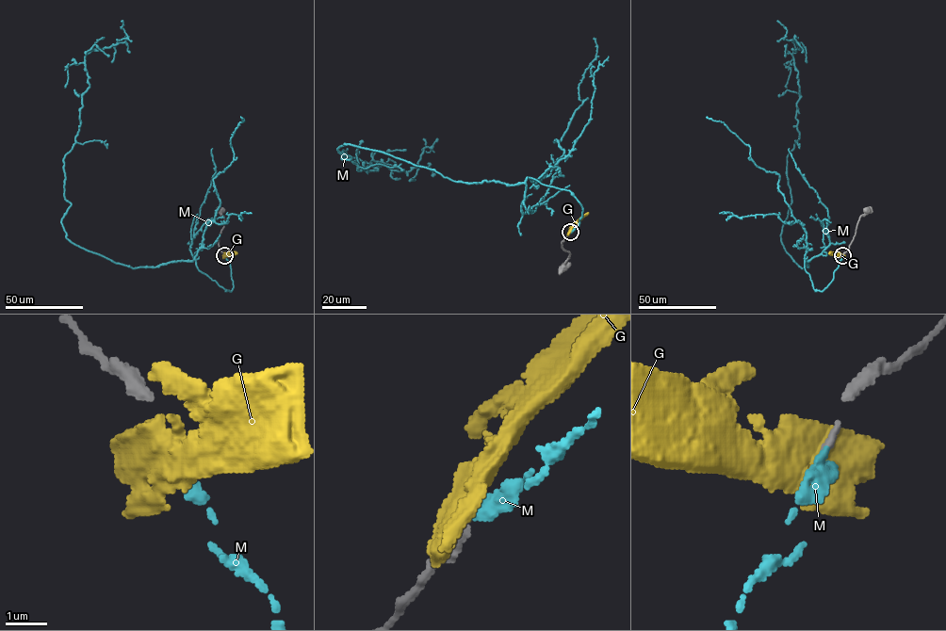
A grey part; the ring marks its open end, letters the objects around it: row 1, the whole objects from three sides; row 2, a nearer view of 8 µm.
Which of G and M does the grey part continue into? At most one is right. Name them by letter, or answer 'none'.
M

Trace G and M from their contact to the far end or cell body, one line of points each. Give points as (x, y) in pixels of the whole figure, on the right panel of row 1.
G: (842, 255), (829, 252)
M: (842, 255), (822, 291), (809, 261), (802, 268), (781, 243), (800, 47), (777, 21)

